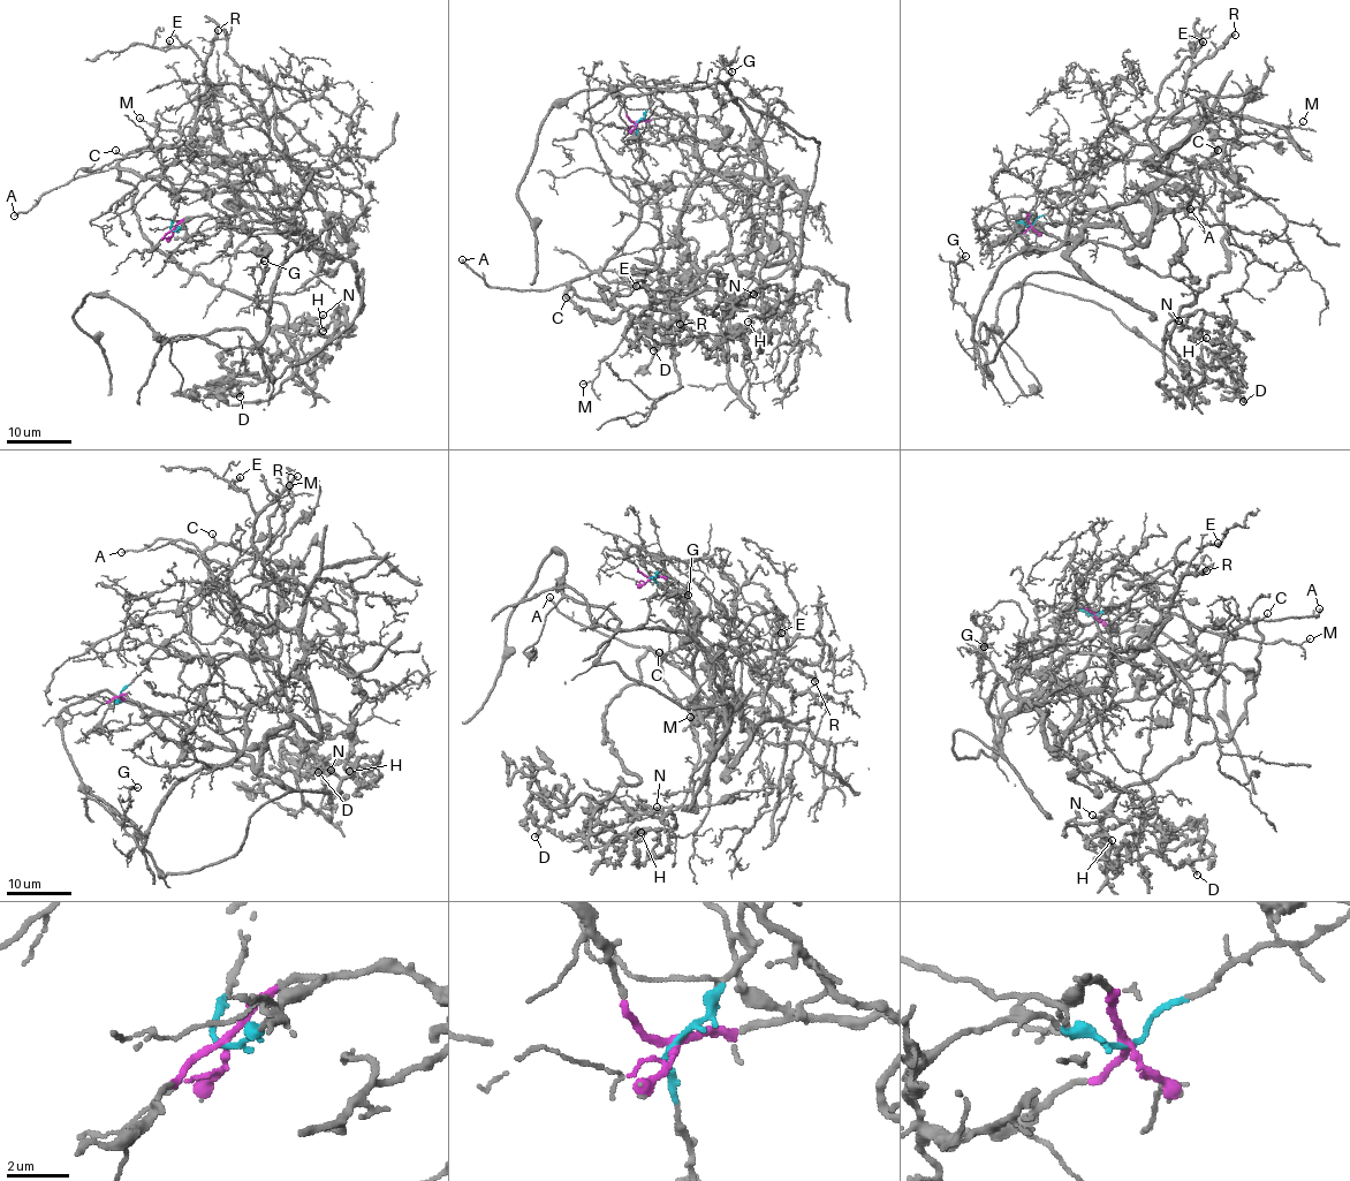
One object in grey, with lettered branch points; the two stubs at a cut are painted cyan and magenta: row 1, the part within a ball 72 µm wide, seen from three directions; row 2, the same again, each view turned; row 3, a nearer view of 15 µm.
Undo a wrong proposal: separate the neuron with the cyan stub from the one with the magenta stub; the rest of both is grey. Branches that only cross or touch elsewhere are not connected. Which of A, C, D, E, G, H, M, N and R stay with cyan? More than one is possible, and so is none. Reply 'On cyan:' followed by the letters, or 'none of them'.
On cyan: A, C, D, H, M, N

